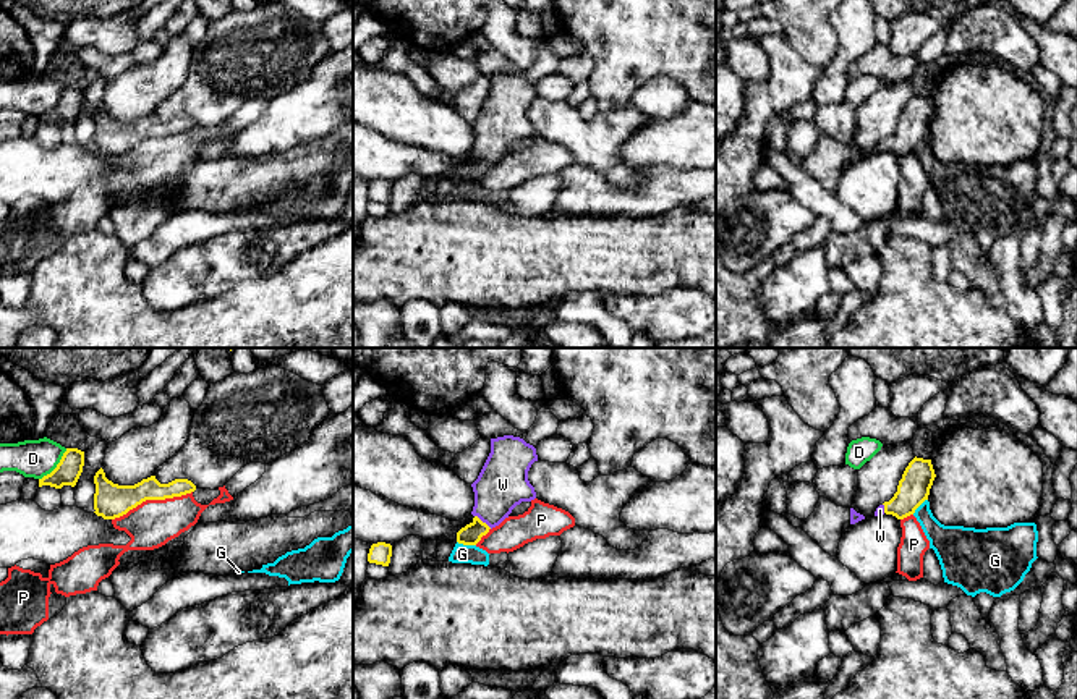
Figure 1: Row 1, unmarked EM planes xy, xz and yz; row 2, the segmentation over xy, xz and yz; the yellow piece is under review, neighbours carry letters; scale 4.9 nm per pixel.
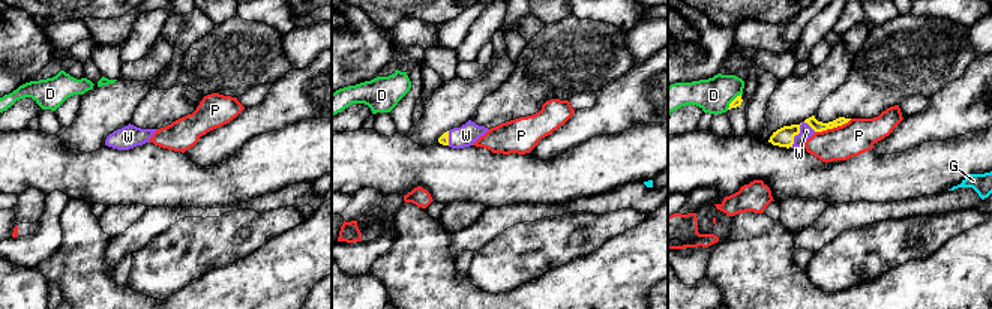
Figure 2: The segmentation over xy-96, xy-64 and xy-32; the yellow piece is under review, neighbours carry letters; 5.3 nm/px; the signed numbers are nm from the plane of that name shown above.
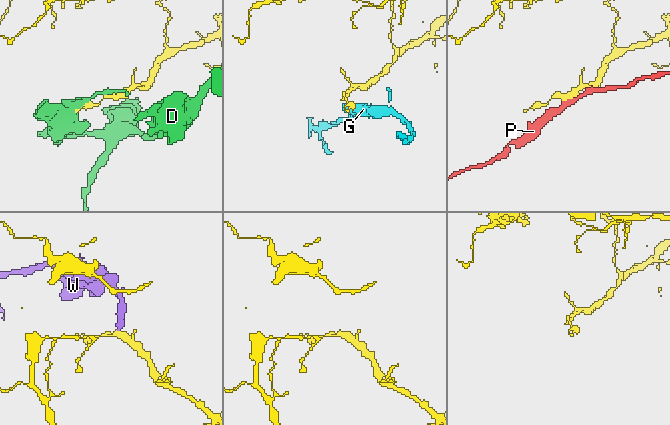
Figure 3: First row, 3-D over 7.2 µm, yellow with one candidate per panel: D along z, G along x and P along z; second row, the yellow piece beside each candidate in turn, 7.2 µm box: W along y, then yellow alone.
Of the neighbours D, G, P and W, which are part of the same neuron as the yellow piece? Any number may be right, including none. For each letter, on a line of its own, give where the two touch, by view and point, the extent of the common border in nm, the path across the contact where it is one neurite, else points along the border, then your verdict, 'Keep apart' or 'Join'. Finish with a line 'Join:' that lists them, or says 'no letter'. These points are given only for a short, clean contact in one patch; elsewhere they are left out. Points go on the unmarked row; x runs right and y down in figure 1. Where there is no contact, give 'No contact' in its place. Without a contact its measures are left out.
D: Touches yellow at xy (57, 104). Shared border 220 nm. Keep apart
G: Touches yellow at xz (467, 182). Shared border 100 nm. Boundary: xz (457, 178), (475, 183). Keep apart
P: Touches yellow at xy (151, 136). Shared border 420 nm. Boundary: xy (191, 128), (164, 136), (146, 136), (112, 157). Keep apart
W: Touches yellow at xz (481, 159). Shared border 110 nm. Path across: xz (470, 172), (481, 159), (488, 152), (502, 122). Join
Join: W

